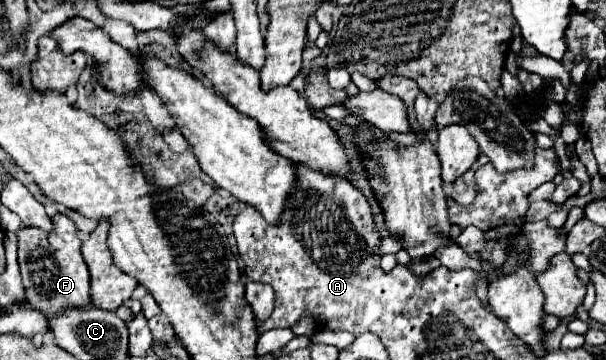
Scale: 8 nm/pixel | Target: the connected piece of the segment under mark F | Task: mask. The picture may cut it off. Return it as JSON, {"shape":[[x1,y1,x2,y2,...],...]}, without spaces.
{"shape":[[57,213,53,217,55,229,51,233,39,229,19,229,19,267,27,301,45,317,61,315,65,309,83,309,91,305,91,281,89,269,81,257,81,239,77,237,75,223]]}

